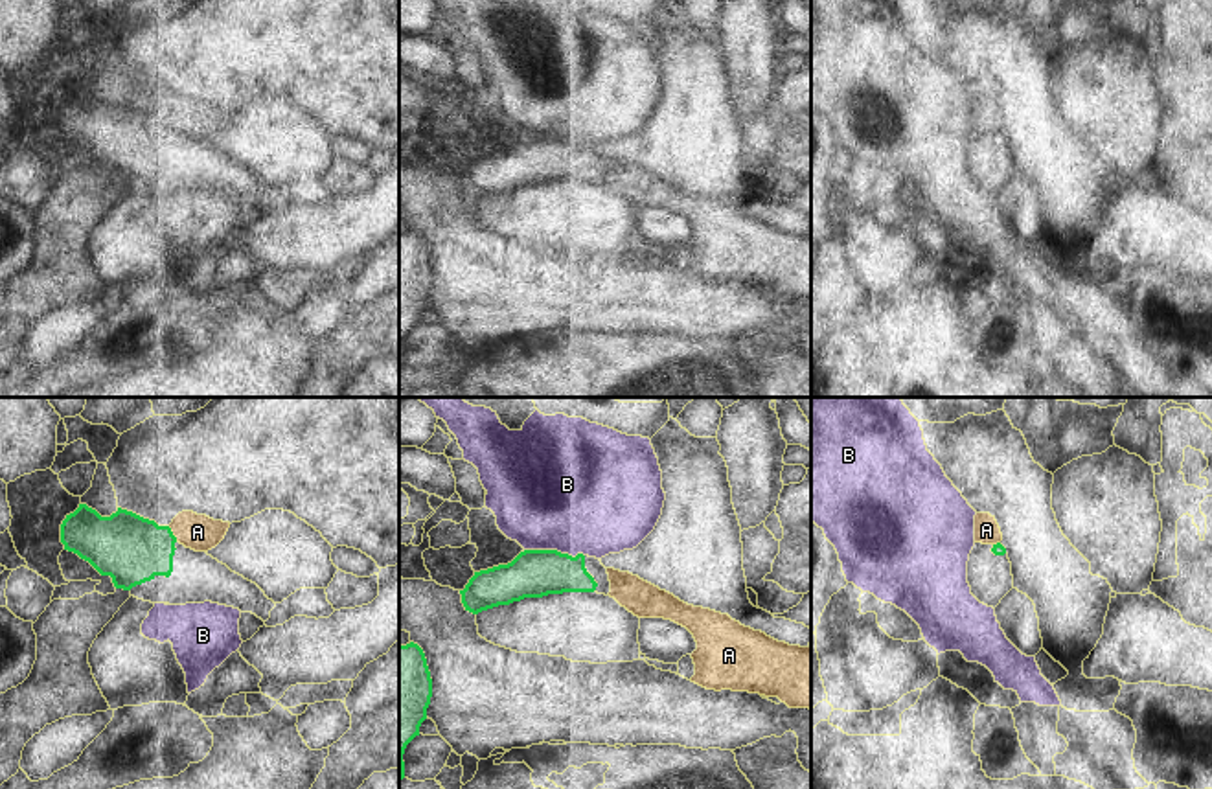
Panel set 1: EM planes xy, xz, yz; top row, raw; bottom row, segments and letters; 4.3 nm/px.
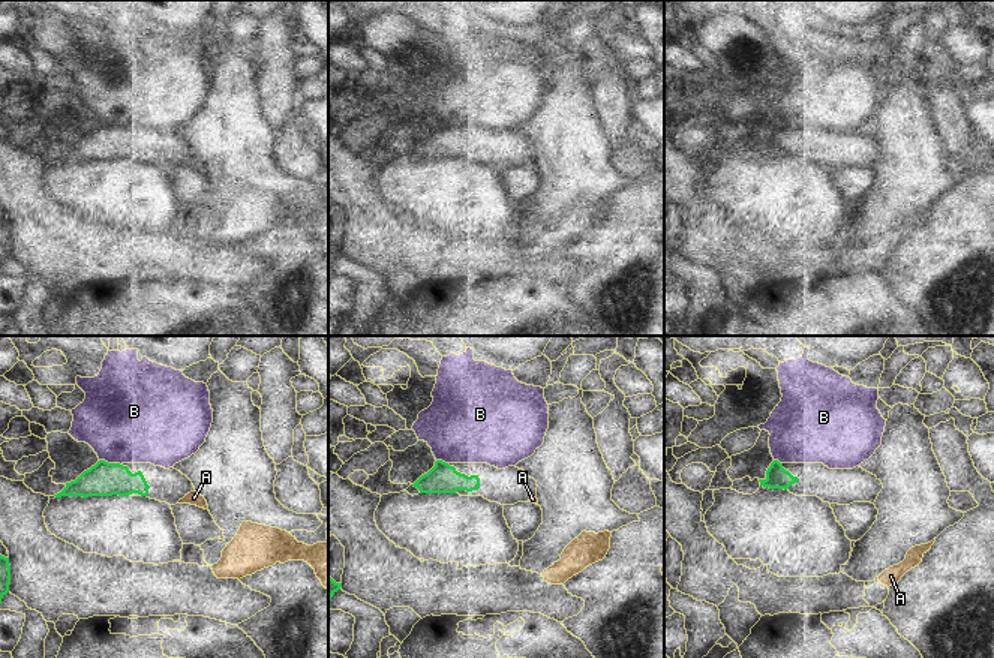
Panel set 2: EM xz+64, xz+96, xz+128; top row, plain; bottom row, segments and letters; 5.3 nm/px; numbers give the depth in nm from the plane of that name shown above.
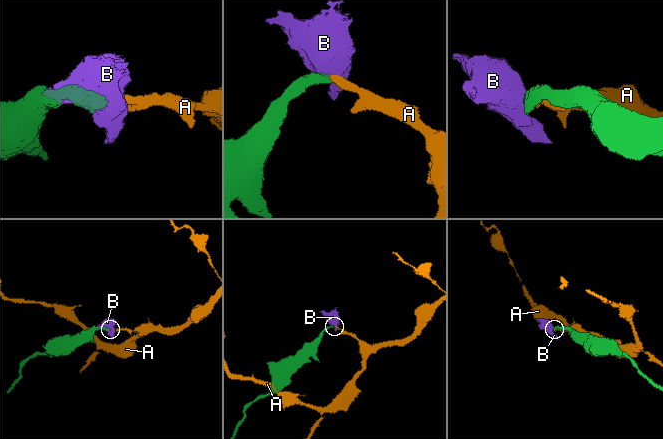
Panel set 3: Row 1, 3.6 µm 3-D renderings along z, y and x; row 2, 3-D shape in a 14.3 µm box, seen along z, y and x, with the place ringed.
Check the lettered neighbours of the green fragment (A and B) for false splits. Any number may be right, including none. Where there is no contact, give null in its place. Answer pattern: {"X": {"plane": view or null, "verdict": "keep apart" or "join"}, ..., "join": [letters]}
{"A": {"plane": "xy", "verdict": "keep apart"}, "B": {"plane": "xz", "verdict": "keep apart"}, "join": []}

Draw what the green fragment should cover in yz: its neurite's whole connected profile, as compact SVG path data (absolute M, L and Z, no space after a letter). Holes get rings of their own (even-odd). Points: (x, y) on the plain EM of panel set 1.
M975 131L967 149L967 171L971 182L993 197L1013 177L1012 151L1000 131Z

